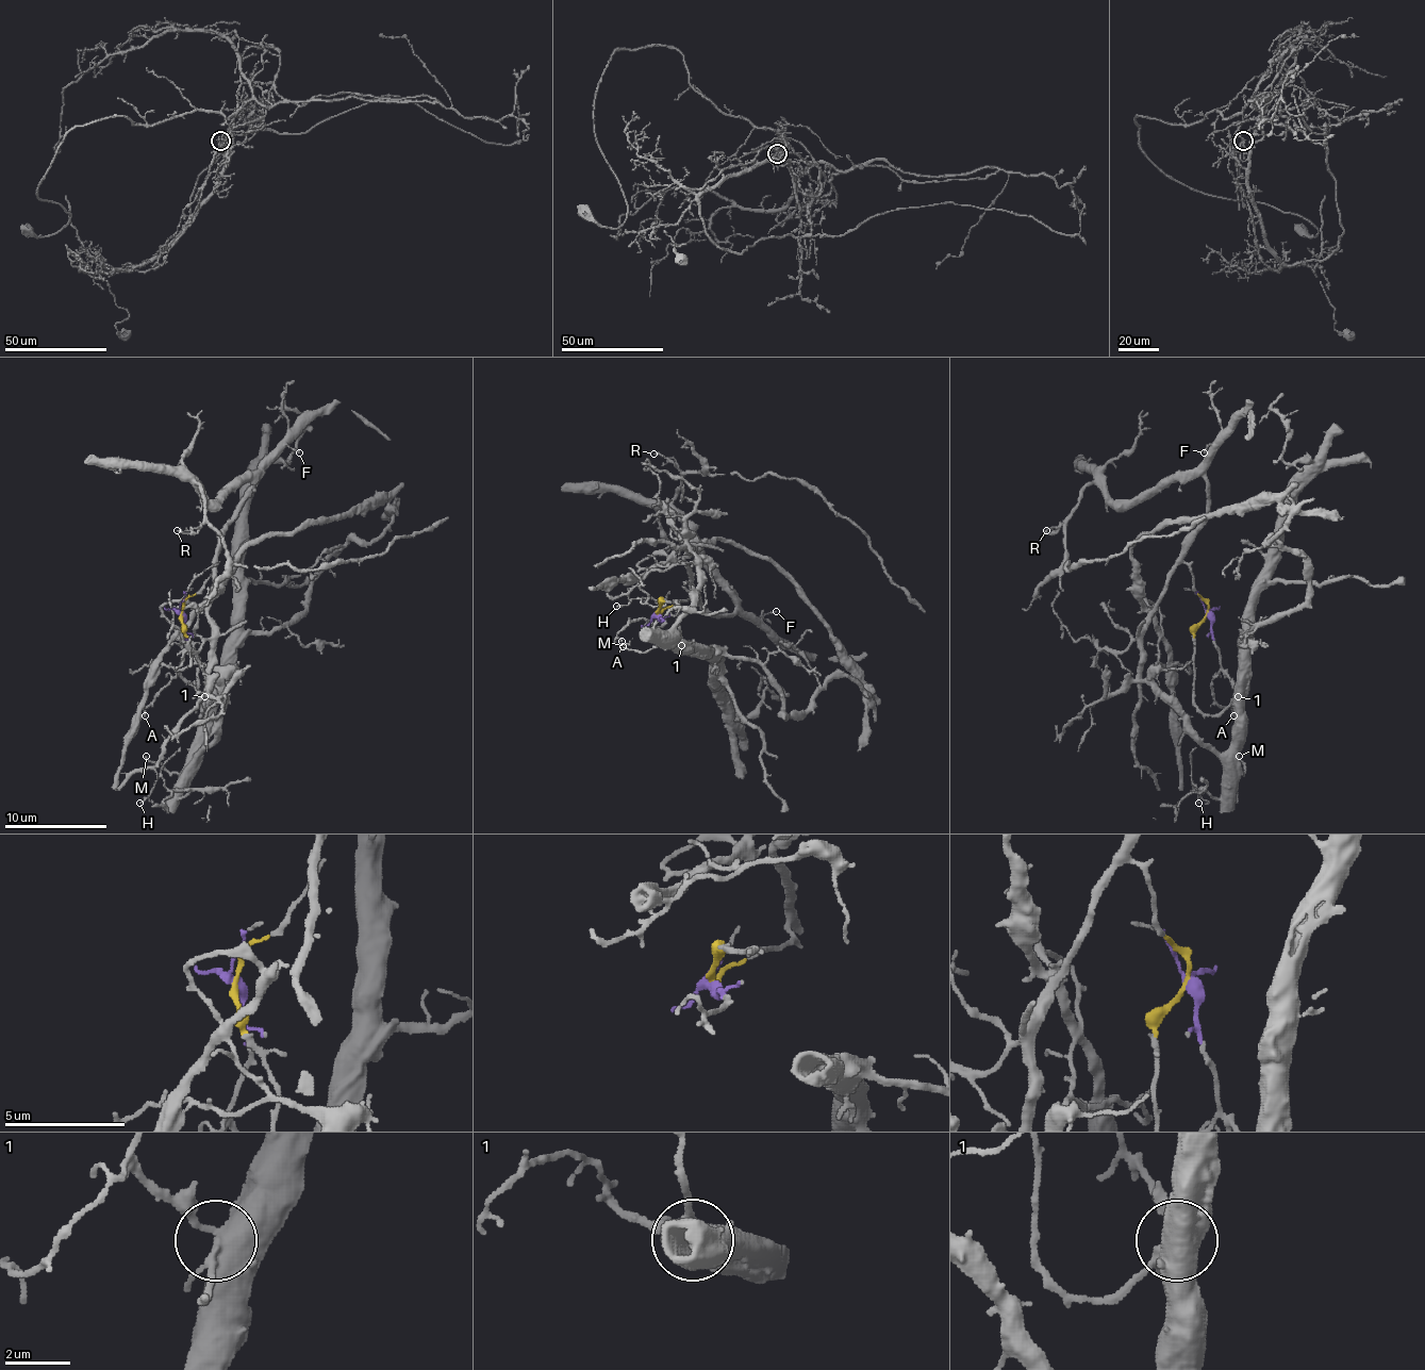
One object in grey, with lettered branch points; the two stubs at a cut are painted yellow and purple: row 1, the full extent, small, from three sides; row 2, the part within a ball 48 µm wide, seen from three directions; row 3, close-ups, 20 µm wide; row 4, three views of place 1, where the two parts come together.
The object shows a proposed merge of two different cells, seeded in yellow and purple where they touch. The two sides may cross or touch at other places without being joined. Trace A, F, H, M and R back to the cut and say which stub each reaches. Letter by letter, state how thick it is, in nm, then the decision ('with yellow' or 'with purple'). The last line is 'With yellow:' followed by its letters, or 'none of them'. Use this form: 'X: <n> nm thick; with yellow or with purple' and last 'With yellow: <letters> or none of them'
A: 130 nm thick; with purple
F: 110 nm thick; with yellow
H: 130 nm thick; with purple
M: 140 nm thick; with purple
R: 150 nm thick; with yellow
With yellow: F, R

